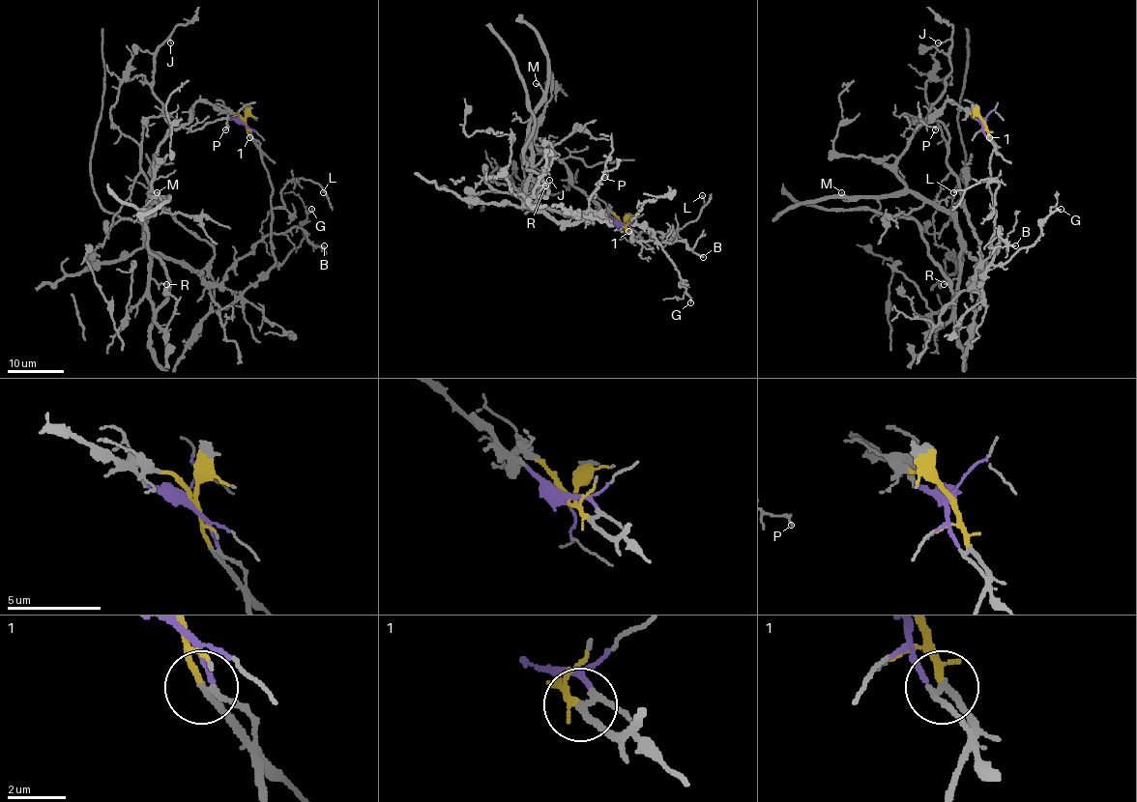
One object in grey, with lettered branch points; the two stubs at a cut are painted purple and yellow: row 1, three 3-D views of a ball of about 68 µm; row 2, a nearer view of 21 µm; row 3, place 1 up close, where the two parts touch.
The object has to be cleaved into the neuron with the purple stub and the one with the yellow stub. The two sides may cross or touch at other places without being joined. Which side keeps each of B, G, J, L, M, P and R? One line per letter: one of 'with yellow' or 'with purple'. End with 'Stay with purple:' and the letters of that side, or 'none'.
B: with purple
G: with yellow
J: with purple
L: with yellow
M: with purple
P: with purple
R: with purple
Stay with purple: B, J, M, P, R

